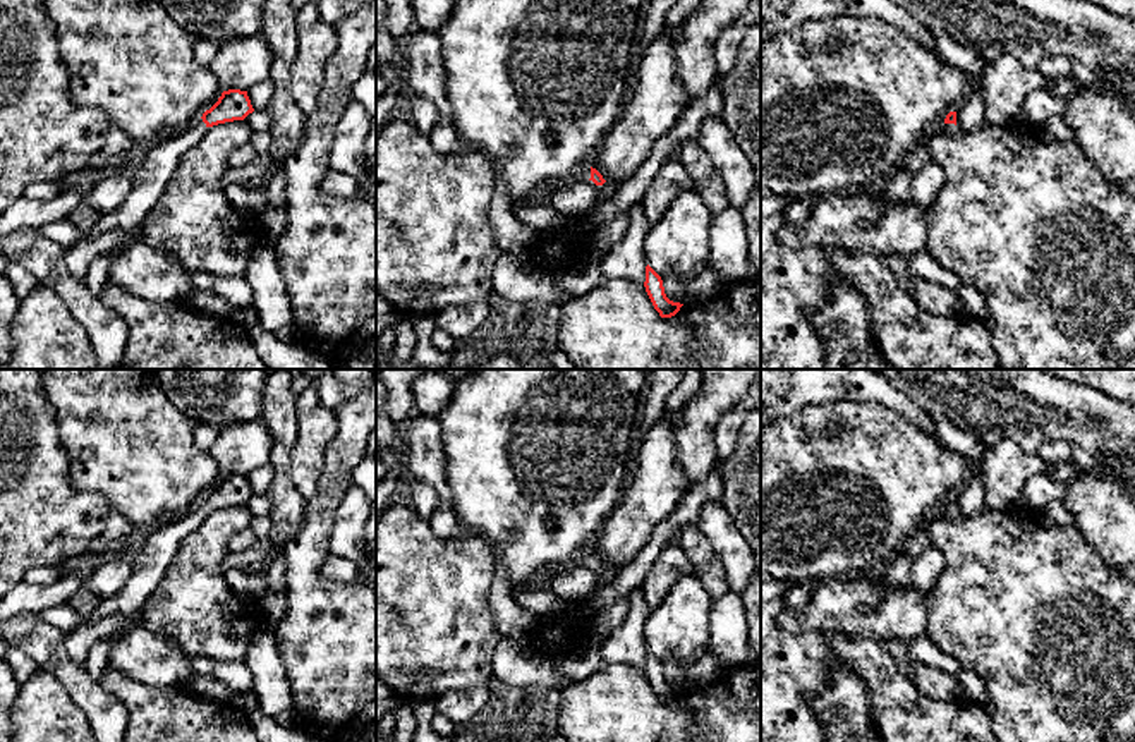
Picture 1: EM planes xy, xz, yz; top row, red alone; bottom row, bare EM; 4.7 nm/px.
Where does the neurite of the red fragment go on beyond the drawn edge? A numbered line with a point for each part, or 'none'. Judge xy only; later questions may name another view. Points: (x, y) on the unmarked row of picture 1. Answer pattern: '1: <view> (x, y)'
1: xy (150, 562)

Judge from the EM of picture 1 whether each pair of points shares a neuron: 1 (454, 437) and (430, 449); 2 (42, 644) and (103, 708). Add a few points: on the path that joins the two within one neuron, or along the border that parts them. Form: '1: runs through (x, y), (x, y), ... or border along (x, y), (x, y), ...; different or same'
1: border along (435, 418), (440, 428), (445, 478), (449, 481); different
2: runs through (55, 660), (88, 693); same

